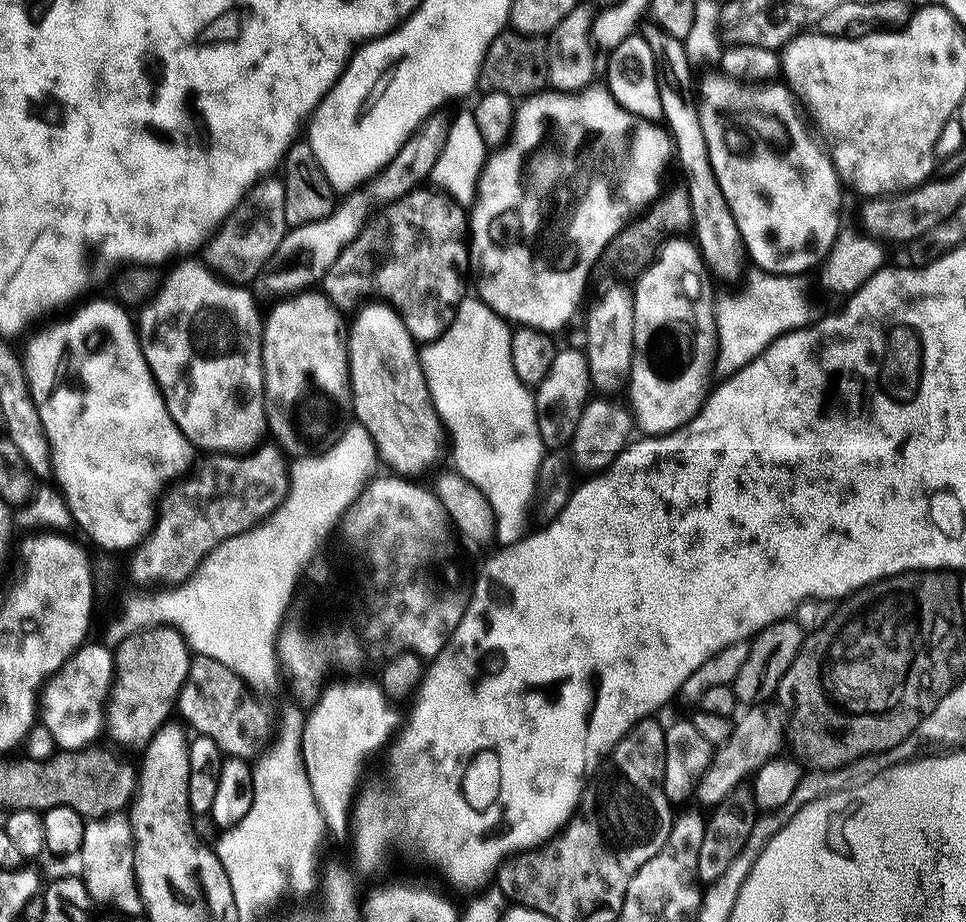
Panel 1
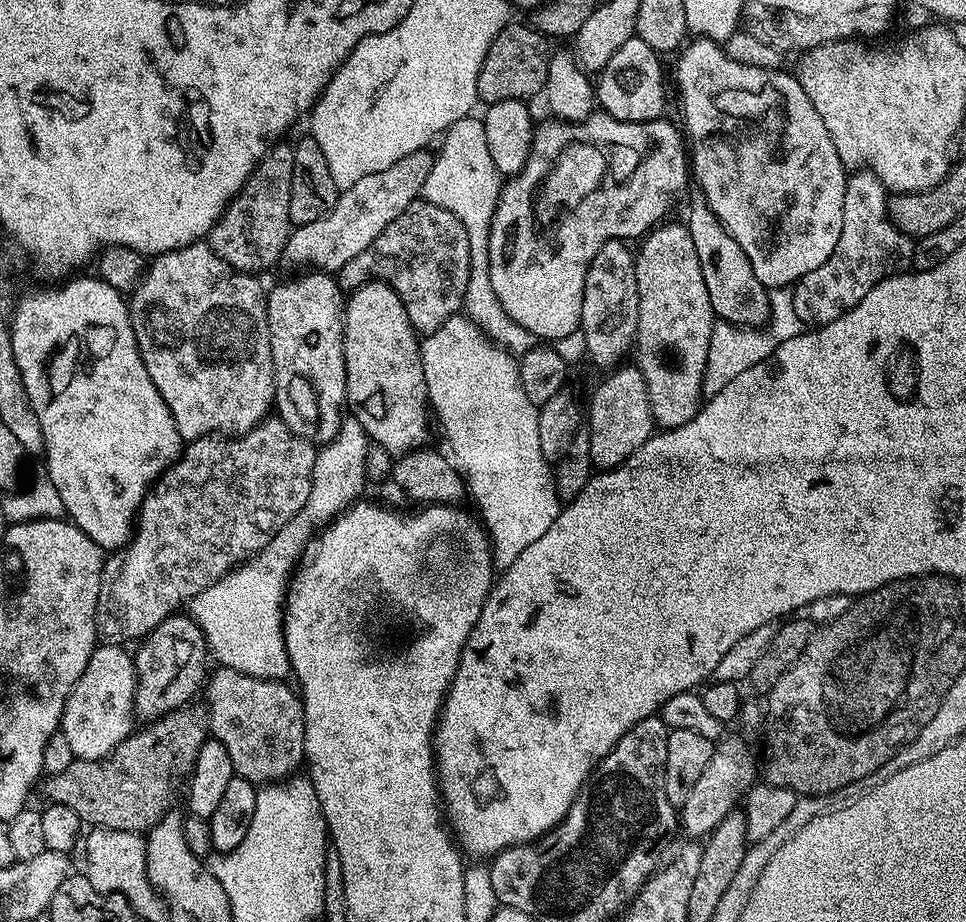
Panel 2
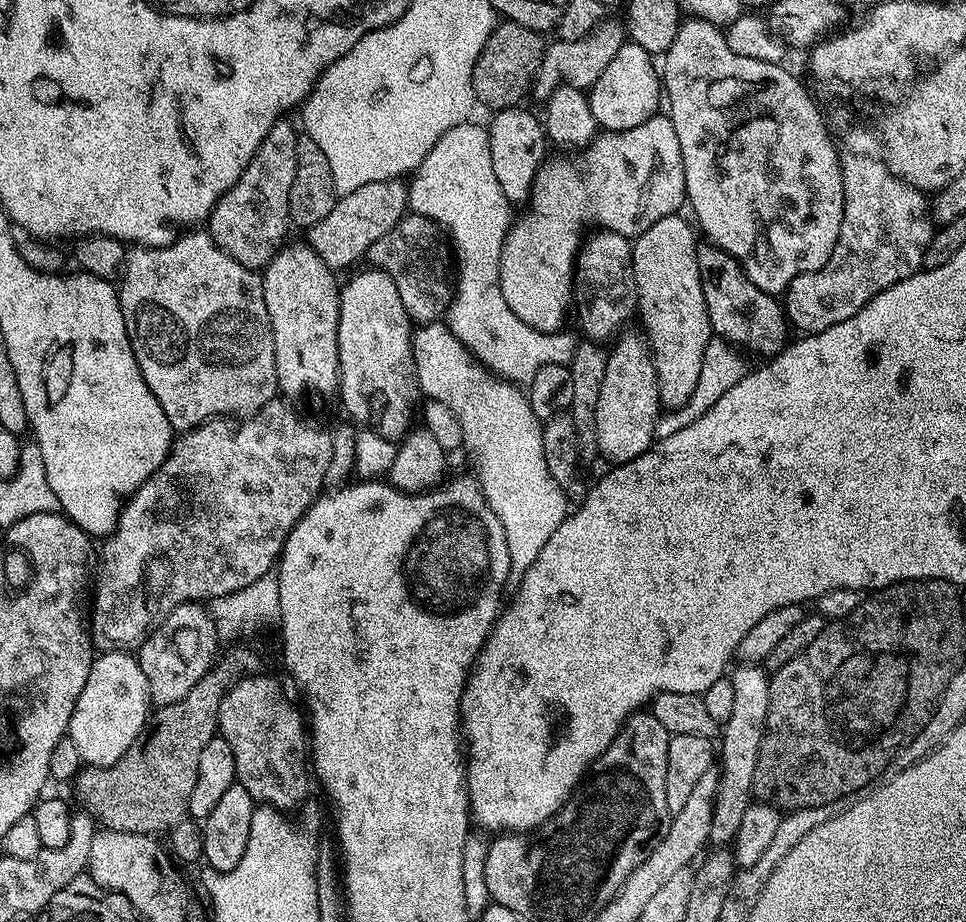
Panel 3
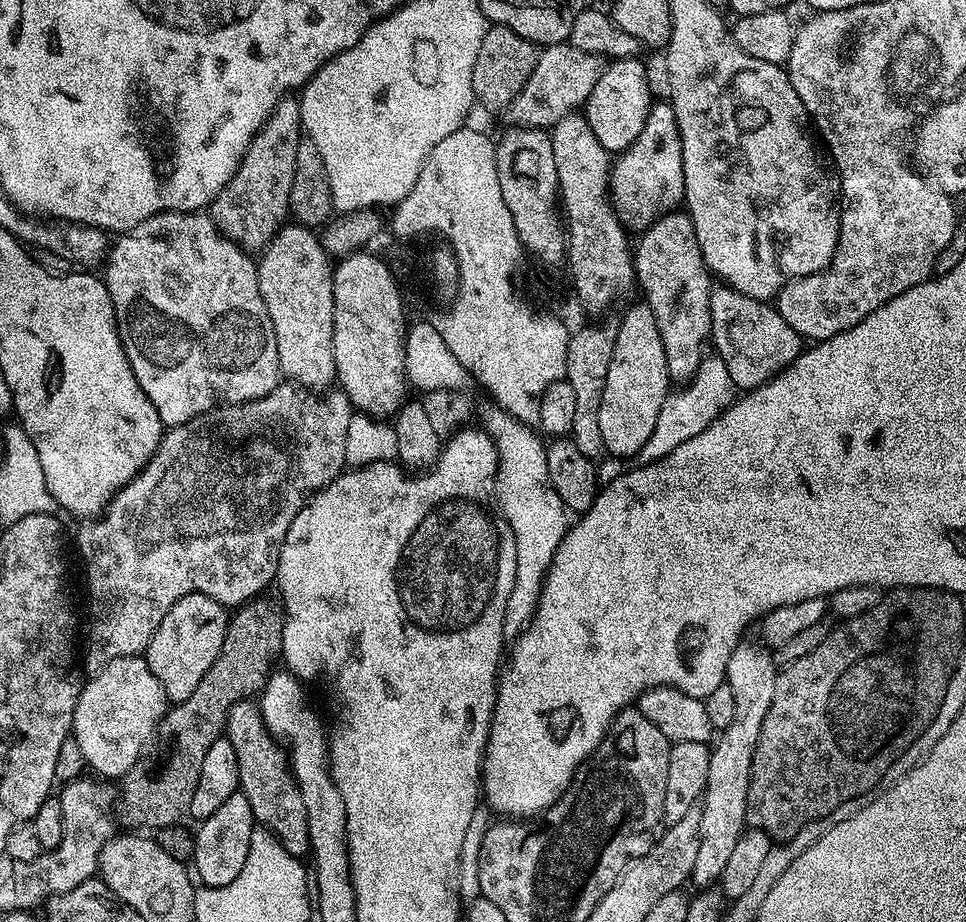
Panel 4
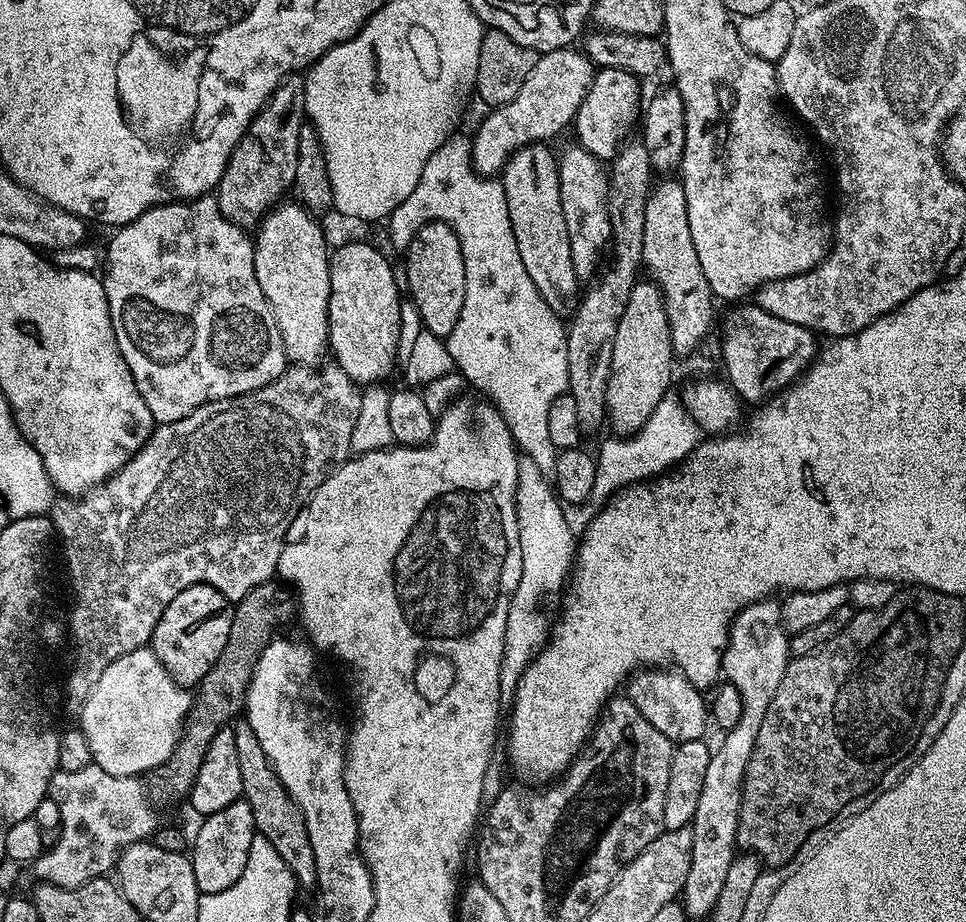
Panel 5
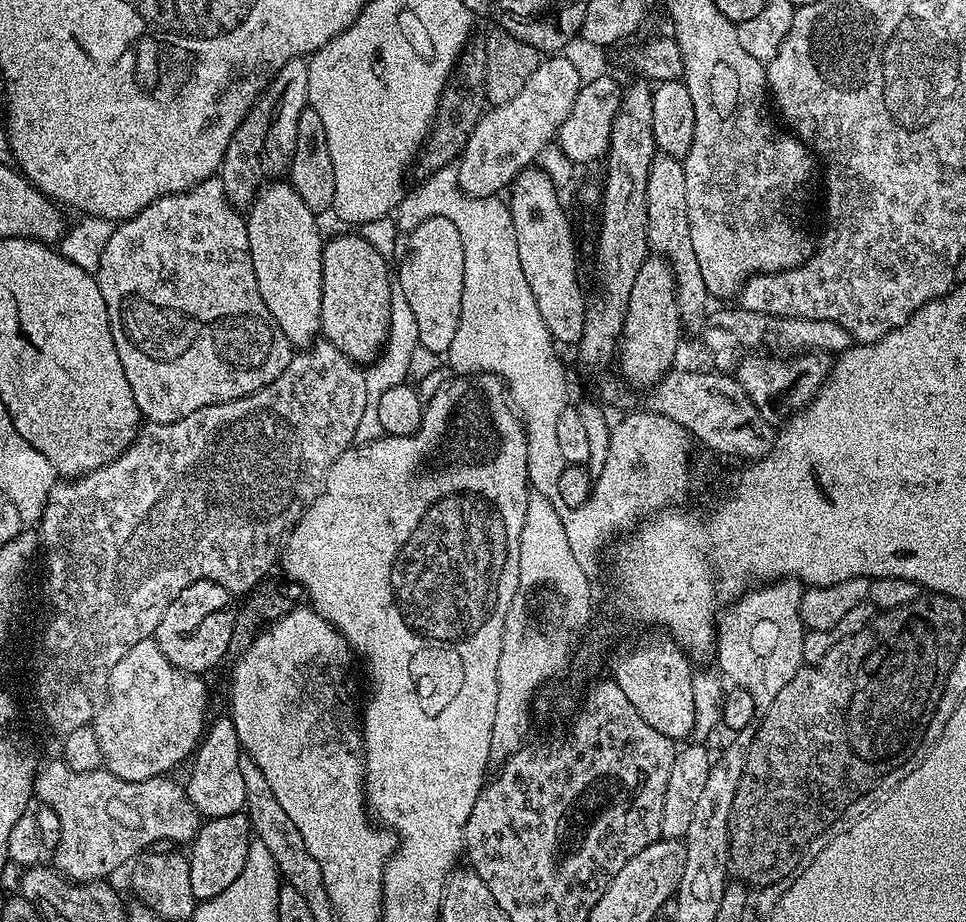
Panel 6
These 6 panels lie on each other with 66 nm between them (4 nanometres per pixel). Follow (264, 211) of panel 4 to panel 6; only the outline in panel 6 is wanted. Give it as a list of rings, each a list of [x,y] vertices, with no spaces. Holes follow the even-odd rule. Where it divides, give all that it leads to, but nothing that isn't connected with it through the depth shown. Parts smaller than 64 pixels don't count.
[[[301,58],[286,62],[268,81],[256,98],[252,109],[230,138],[220,163],[218,178],[234,206],[251,205],[255,195],[269,182],[276,182],[289,171],[298,138],[298,118],[308,102],[308,60]]]

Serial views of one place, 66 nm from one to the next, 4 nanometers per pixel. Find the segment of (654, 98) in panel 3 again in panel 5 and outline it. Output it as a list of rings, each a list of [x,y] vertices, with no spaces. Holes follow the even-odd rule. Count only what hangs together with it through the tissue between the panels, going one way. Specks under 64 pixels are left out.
[[[601,68],[593,75],[590,90],[586,98],[582,98],[574,121],[579,147],[590,150],[590,154],[605,162],[612,161],[620,153],[620,147],[629,139],[632,123],[635,120],[637,123],[642,112],[640,84],[641,81],[626,70]]]

